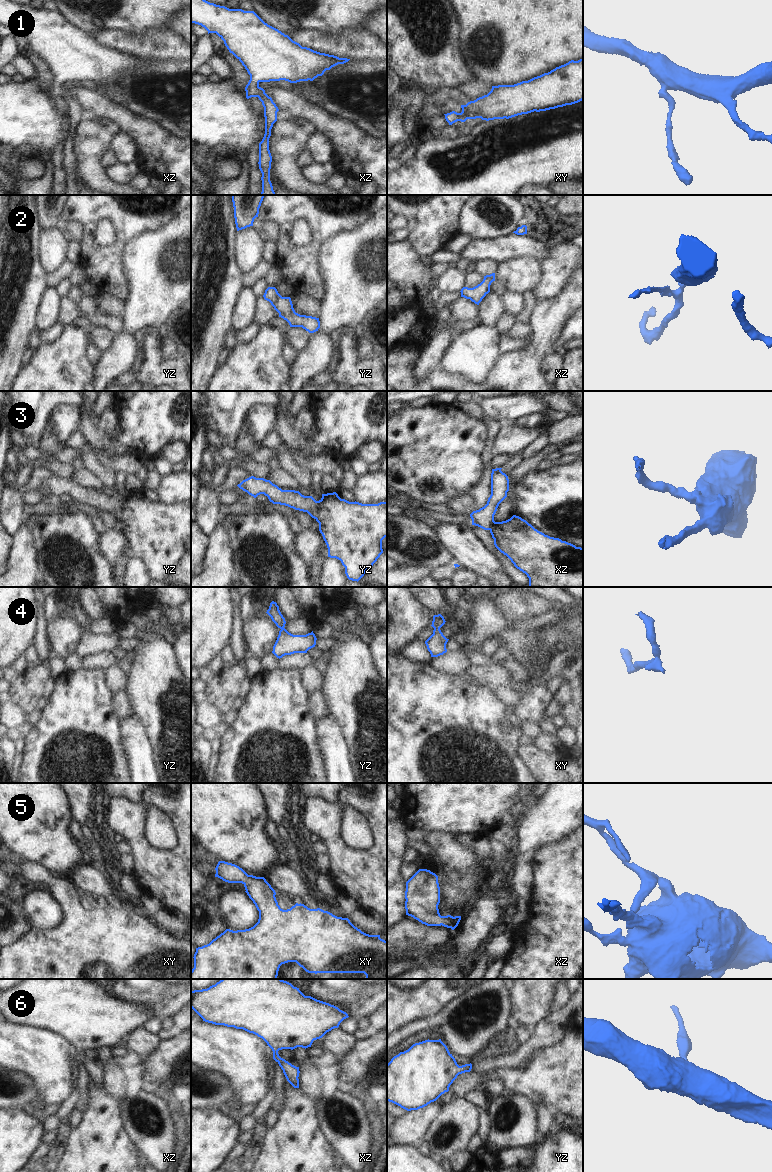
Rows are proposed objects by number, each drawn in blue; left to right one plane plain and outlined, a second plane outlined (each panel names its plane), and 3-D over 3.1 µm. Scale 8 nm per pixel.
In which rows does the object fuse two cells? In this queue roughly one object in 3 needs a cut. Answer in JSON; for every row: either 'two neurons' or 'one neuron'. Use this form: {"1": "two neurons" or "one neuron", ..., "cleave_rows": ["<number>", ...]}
{"1": "one neuron", "2": "one neuron", "3": "two neurons", "4": "one neuron", "5": "one neuron", "6": "one neuron", "cleave_rows": ["3"]}

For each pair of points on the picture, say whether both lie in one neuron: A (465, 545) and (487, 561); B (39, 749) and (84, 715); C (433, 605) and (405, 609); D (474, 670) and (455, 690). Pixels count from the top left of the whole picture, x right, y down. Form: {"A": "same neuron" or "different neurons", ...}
{"A": "same neuron", "B": "same neuron", "C": "different neurons", "D": "different neurons"}

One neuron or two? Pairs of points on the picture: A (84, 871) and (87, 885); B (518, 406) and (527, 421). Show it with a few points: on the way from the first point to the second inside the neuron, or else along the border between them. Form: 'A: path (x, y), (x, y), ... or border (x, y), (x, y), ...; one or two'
A: path (84, 874), (87, 882); one
B: border (541, 412), (526, 414), (511, 422); two

